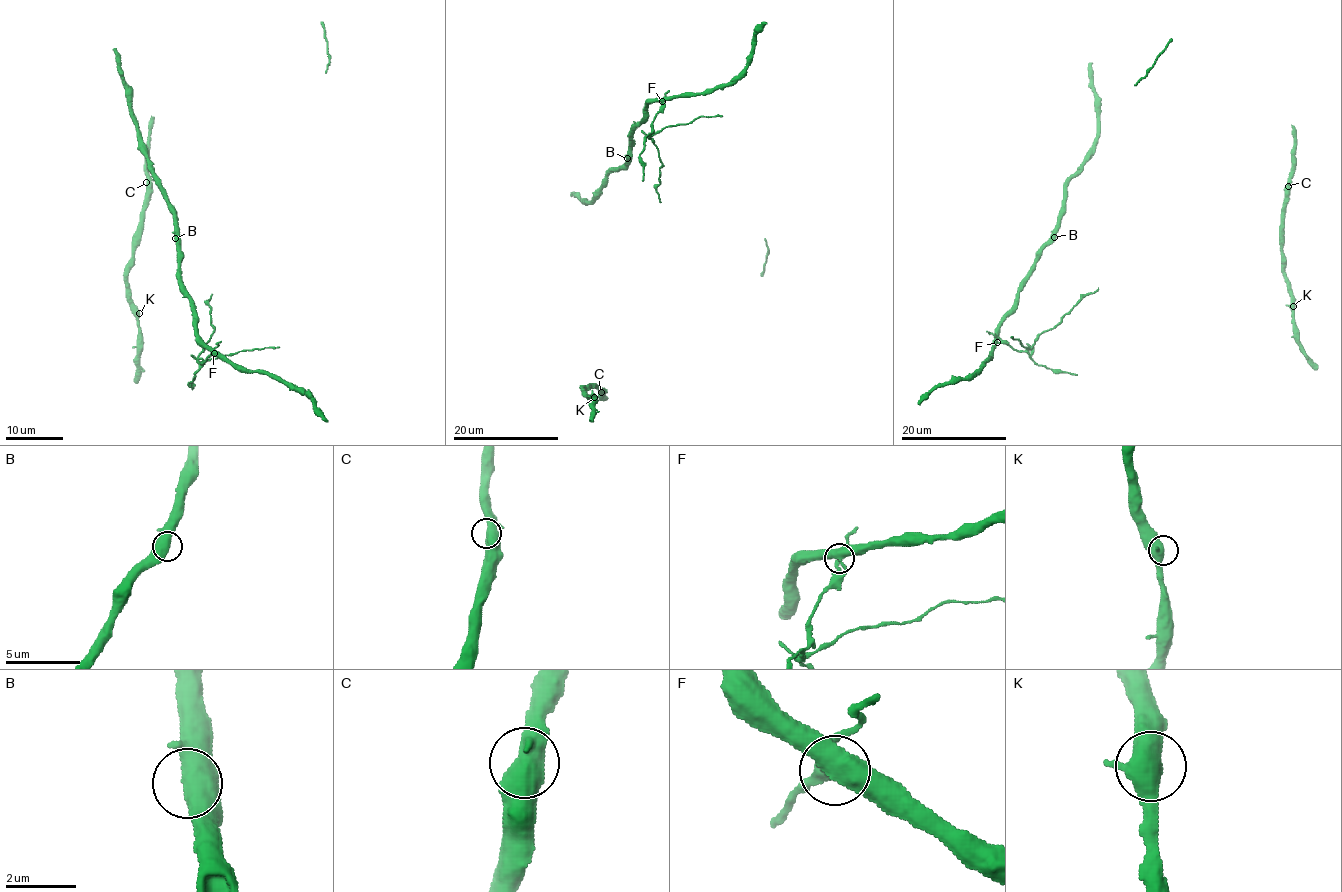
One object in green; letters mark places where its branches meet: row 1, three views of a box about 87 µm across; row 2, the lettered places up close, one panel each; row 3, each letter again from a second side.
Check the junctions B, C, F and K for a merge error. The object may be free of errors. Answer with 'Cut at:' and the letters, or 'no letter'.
Cut at: F

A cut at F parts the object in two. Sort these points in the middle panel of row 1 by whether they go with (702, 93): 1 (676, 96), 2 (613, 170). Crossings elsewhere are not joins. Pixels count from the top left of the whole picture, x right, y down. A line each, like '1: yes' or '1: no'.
1: yes
2: yes

